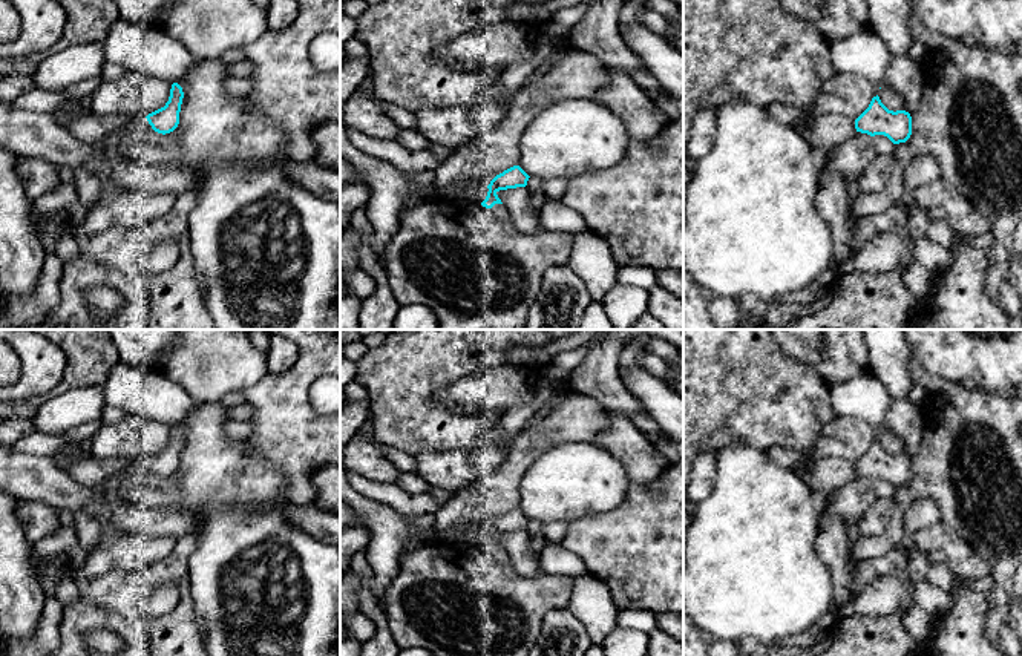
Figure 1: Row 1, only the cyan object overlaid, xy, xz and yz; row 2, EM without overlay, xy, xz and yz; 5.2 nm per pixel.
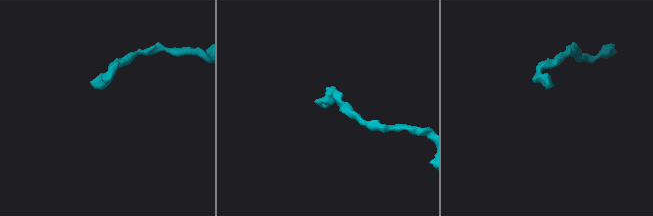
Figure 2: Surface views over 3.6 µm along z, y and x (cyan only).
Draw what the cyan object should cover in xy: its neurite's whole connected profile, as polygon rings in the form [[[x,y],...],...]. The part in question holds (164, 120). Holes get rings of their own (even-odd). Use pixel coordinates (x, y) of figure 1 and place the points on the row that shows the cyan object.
[[[173,83],[165,106],[146,116],[155,132],[165,135],[178,127],[182,98],[182,87]]]

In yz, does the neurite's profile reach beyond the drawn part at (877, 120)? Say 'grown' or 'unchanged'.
unchanged

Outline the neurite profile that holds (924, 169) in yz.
[[[918,155],[912,159],[904,173],[904,189],[913,192],[918,187],[941,178],[941,167],[932,155]]]

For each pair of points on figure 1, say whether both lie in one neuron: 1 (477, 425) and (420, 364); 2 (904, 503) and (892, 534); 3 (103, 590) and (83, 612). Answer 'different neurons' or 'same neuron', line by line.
1: same neuron
2: same neuron
3: different neurons

